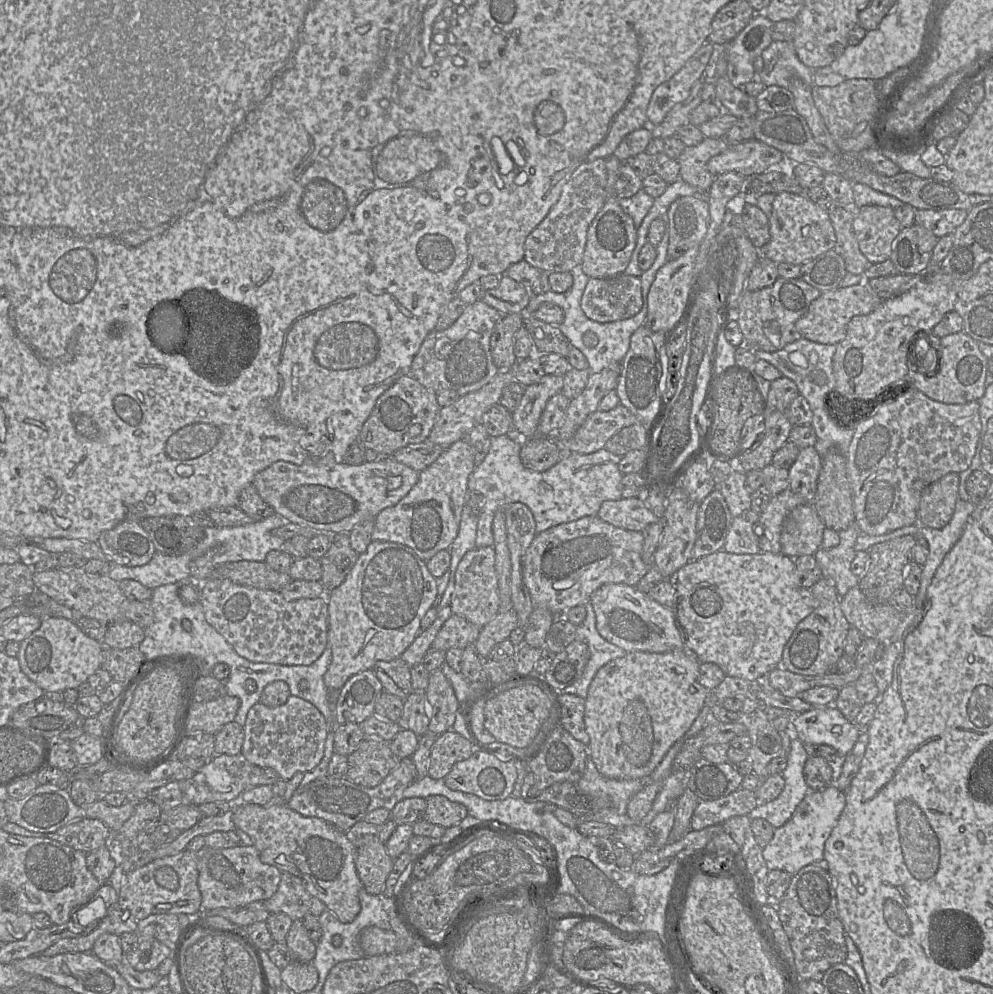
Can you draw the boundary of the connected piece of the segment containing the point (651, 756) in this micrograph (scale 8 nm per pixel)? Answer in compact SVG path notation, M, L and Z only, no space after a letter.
M642 651L627 652L621 658L616 658L602 666L593 678L585 699L584 723L590 737L587 746L591 759L599 773L611 779L647 779L662 761L671 746L690 729L693 722L705 705L710 690L698 682L700 661L697 657L690 657L683 651L670 651L664 653L649 653Z

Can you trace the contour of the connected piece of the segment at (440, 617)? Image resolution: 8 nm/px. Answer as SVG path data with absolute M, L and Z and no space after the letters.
M450 605L439 610L432 625L424 632L419 633L411 645L402 653L401 658L410 668L415 664L422 663L441 627L452 615Z

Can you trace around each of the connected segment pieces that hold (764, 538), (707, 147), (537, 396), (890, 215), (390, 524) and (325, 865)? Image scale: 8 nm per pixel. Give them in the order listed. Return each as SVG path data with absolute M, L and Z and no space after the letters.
M790 488L772 496L767 507L759 514L753 530L759 537L761 552L781 553L780 535L783 521L792 509L804 503L802 497Z
M707 137L698 145L686 146L678 158L680 178L694 186L700 193L707 193L715 178L708 171L707 163L728 147L729 144L723 138Z
M545 374L537 383L527 386L518 407L511 413L512 429L518 431L523 439L530 439L537 435L537 428L541 414L547 401L561 391L563 376Z
M866 205L855 209L853 230L863 255L872 263L881 263L890 259L892 243L902 227L894 215L894 209L880 205Z
M466 438L449 445L431 465L419 472L417 484L405 497L375 517L371 539L408 546L424 561L441 550L449 549L458 534L462 509L467 502L468 479L475 468L473 450Z
M233 804L235 827L253 840L260 860L281 872L301 878L311 897L321 900L342 923L352 922L361 910L359 892L363 885L358 877L354 847L345 832L317 817L306 817L286 804L260 806Z

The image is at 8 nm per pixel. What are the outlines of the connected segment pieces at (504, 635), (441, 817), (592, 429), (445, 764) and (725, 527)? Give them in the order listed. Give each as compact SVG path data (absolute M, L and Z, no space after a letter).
M513 609L507 612L499 612L481 629L474 643L476 652L482 659L489 659L494 646L509 638L511 632L517 627L517 616Z
M443 795L429 796L426 801L424 820L432 824L450 828L468 815L468 810L463 804L453 802Z
M618 404L609 411L596 410L568 440L561 442L564 453L589 454L604 448L606 442L619 430L638 422L626 407Z
M452 728L439 735L428 762L428 775L433 779L444 779L455 763L468 759L474 752L470 740Z
M716 487L699 505L692 560L722 550L733 516Z

